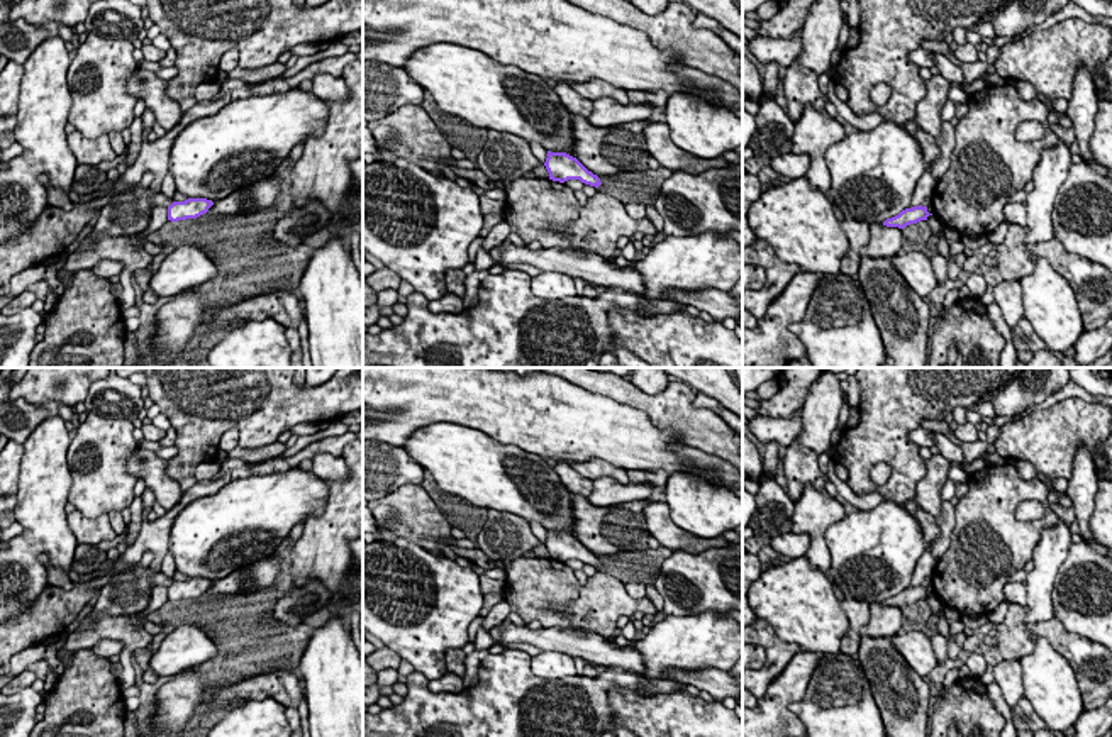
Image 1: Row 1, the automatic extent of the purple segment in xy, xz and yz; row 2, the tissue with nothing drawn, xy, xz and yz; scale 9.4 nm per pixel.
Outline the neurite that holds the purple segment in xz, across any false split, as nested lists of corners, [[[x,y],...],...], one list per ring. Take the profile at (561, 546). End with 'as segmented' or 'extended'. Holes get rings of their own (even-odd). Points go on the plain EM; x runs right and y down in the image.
[[[551,532],[544,542],[549,559],[564,562],[568,559],[580,559],[585,564],[598,568],[602,564],[600,557],[588,551],[576,537],[566,532]]]; as segmented

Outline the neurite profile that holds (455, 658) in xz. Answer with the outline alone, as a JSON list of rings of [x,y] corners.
[[[448,649],[446,651],[448,673],[454,673],[463,678],[466,673],[464,659],[466,659],[466,654],[463,652],[463,649]]]

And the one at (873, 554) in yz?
[[[885,500],[870,512],[854,510],[826,530],[829,578],[846,598],[883,603],[909,588],[926,552],[919,520]]]

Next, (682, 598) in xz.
[[[742,544],[700,554],[673,551],[654,586],[664,600],[664,615],[742,612]]]

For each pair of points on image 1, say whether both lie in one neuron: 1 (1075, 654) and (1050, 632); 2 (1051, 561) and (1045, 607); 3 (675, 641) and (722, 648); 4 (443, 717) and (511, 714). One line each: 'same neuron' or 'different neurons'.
1: same neuron
2: same neuron
3: same neuron
4: same neuron

